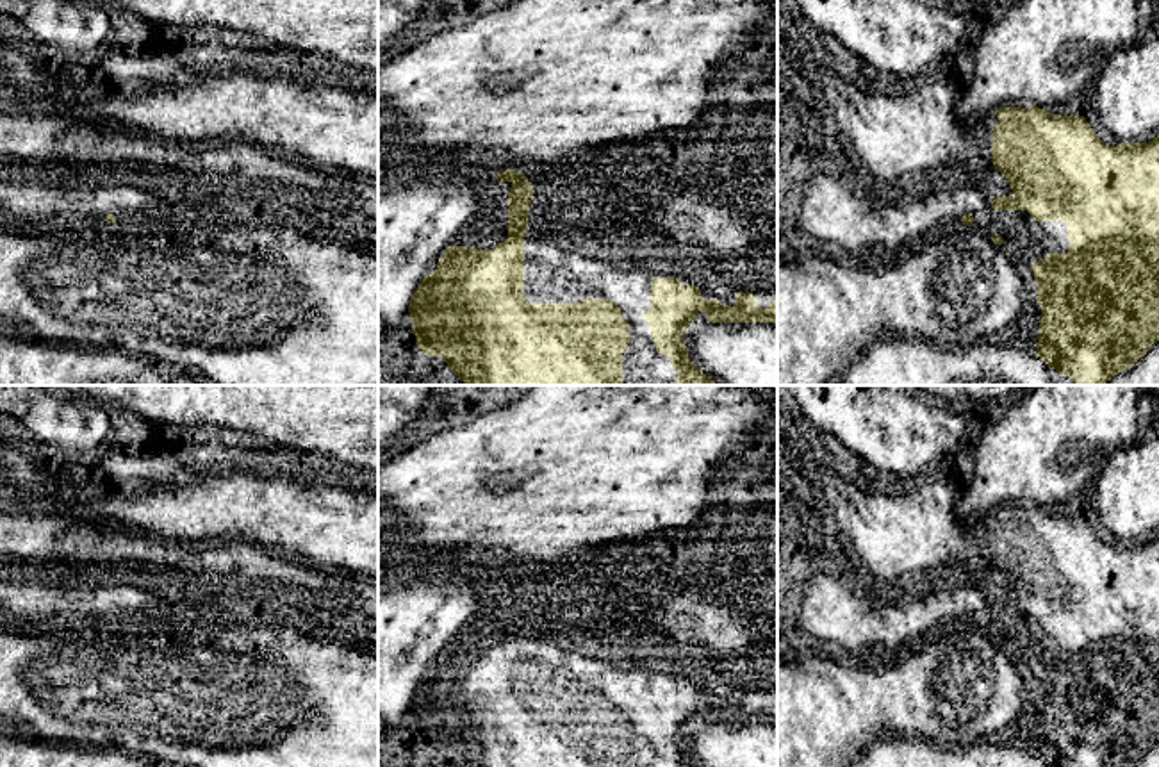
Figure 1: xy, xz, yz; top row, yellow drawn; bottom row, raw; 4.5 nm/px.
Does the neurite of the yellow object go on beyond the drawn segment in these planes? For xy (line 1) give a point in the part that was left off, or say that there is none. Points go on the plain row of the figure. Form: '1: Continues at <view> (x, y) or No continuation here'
1: No continuation here

